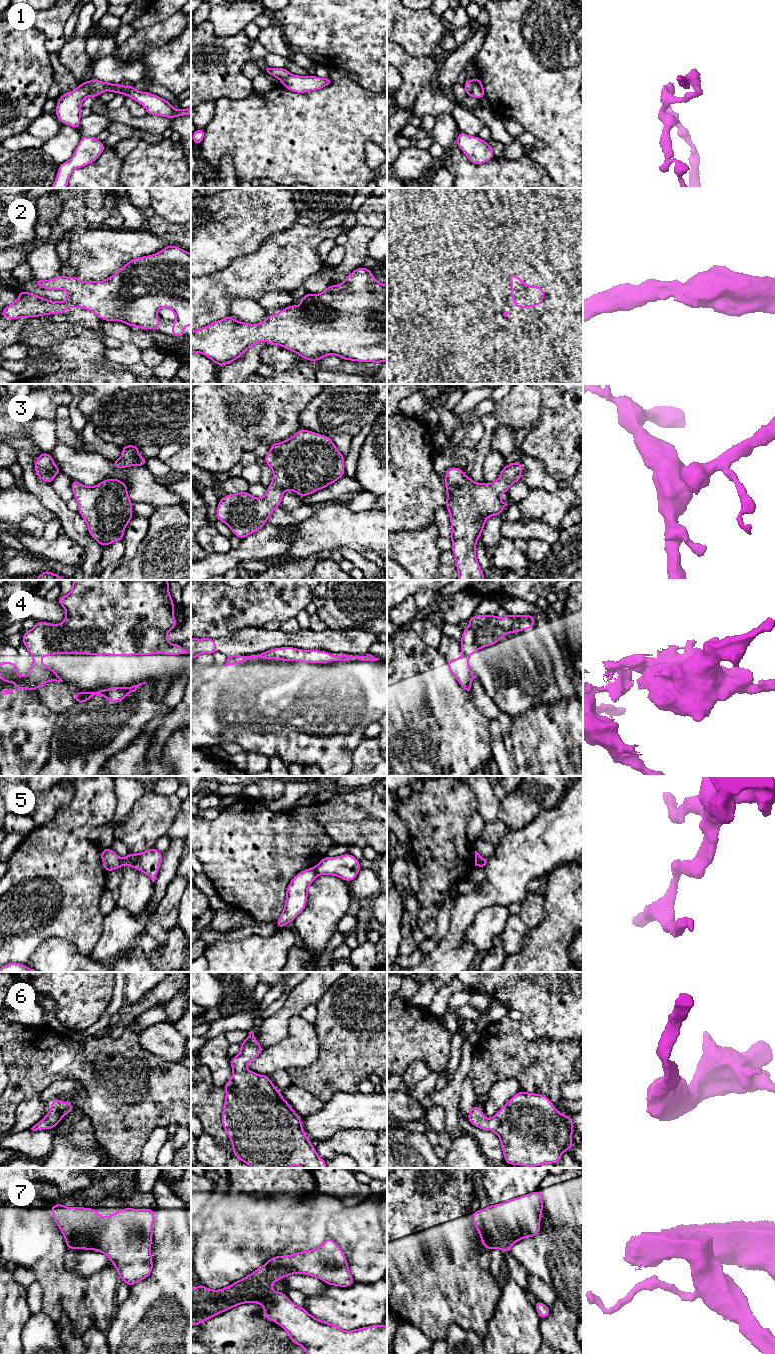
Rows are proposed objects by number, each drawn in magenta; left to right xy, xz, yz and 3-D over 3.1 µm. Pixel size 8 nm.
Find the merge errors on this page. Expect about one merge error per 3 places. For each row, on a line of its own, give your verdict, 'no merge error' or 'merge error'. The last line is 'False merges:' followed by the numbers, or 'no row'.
1: merge error
2: no merge error
3: no merge error
4: merge error
5: merge error
6: no merge error
7: no merge error
False merges: 1, 4, 5

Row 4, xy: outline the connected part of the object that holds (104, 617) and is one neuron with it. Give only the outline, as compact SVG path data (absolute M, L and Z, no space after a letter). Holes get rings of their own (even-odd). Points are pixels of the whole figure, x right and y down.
M73 580L71 592L56 600L66 611L66 617L61 624L51 624L44 621L36 621L33 629L23 633L22 643L31 654L85 654L85 655L109 655L109 656L133 656L133 655L181 655L188 653L181 645L171 644L167 640L167 633L177 626L176 619L173 615L174 602L169 593L168 580Z

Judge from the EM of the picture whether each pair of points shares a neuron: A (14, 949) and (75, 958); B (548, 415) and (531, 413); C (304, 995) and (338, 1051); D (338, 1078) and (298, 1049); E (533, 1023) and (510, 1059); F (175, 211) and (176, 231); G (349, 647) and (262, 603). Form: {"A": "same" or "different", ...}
{"A": "different", "B": "different", "C": "different", "D": "different", "E": "different", "F": "different", "G": "different"}

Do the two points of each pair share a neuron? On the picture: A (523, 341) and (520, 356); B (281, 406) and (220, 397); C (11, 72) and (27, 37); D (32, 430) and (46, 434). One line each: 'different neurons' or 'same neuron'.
A: same neuron
B: same neuron
C: same neuron
D: same neuron

